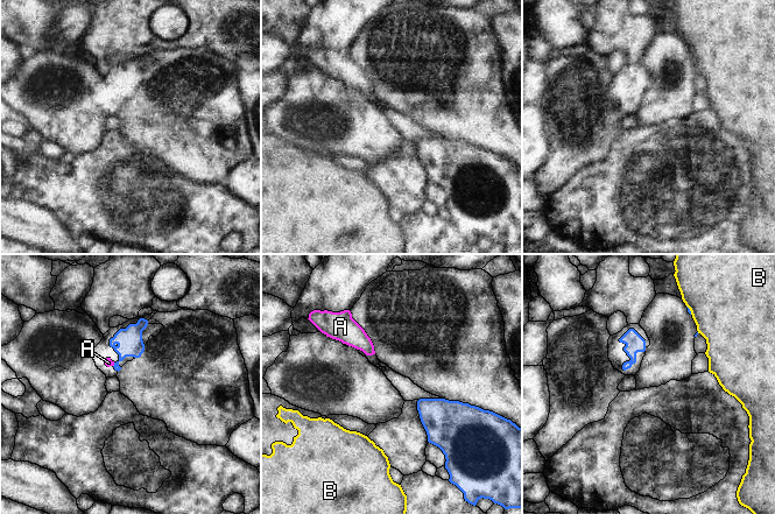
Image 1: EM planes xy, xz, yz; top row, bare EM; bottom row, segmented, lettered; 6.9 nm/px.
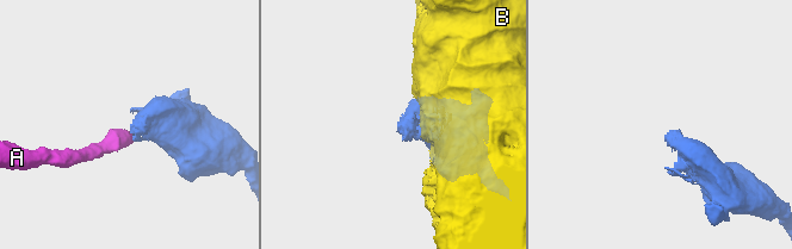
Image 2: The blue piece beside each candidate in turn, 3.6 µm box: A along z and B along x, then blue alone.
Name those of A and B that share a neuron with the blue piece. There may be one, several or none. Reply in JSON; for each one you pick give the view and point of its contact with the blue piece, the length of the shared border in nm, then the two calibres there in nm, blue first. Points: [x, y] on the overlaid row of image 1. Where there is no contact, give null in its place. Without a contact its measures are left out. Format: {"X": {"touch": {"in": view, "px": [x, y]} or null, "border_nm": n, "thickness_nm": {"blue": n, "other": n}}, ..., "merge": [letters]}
{"A": {"touch": {"in": "xy", "px": [114, 365]}, "border_nm": 30, "thickness_nm": {"blue": 180, "other": 50}}, "merge": ["A"]}

